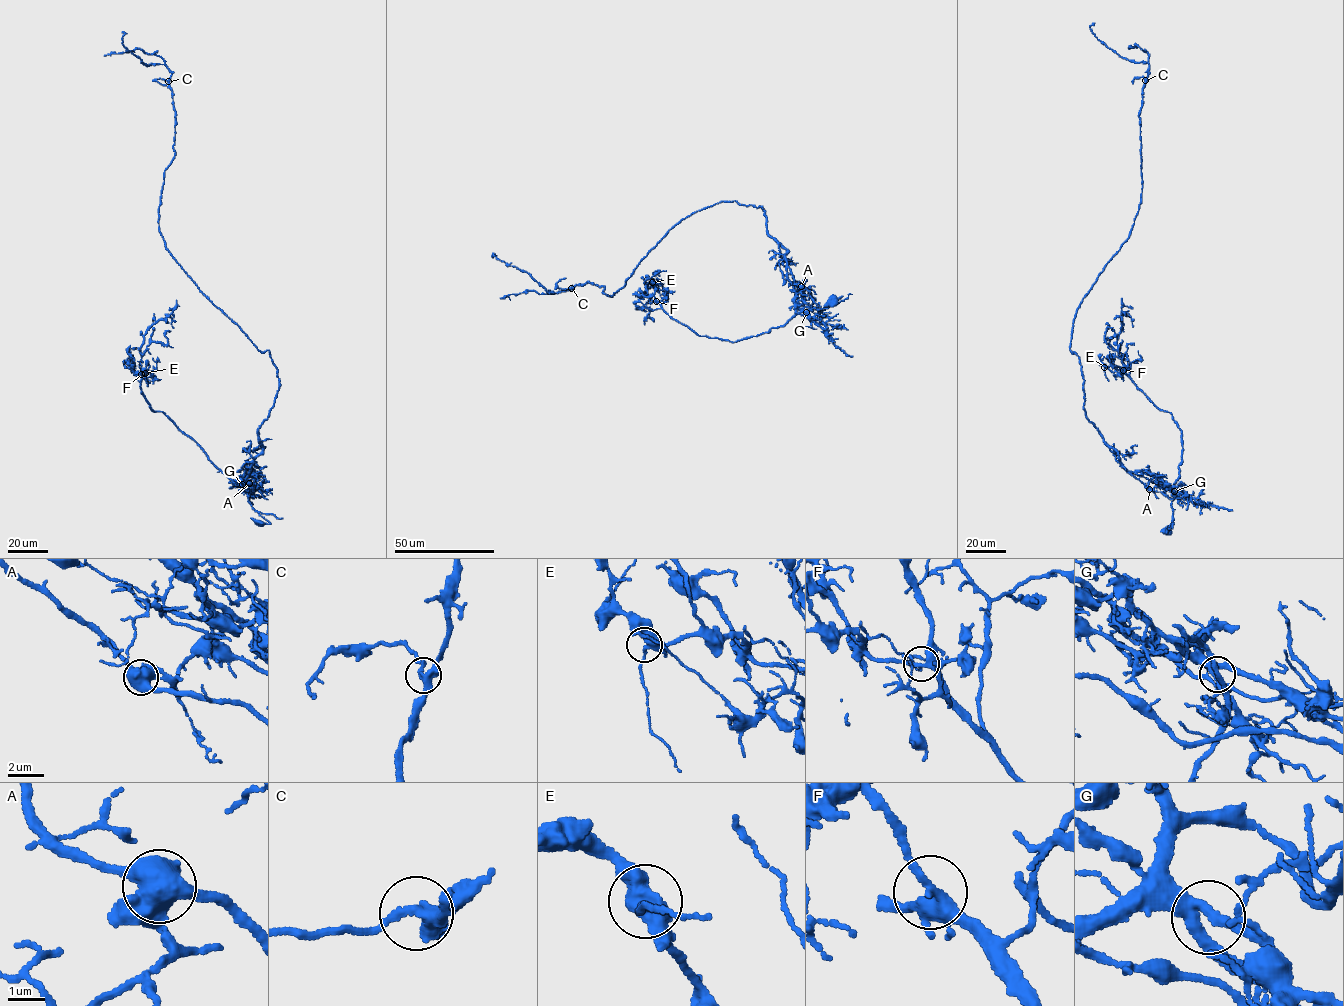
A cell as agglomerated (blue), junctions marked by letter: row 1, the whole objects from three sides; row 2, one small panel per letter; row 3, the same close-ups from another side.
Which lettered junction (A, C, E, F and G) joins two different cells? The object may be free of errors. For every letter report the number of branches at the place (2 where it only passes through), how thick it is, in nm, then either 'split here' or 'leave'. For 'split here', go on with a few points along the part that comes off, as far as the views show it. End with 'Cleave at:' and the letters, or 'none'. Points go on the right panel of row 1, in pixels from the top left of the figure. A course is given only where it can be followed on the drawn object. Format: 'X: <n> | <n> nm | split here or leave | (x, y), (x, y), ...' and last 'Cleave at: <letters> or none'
A: 4 | 700 nm | split here | (1149, 489), (1087, 418), (1079, 358), (1069, 349), (1076, 313), (1141, 202), (1149, 64), (1119, 56), (1092, 24)
C: 3 | 340 nm | leave
E: 4 | 340 nm | leave
F: 4 | 260 nm | leave
G: 3 | 320 nm | leave
Cleave at: A

